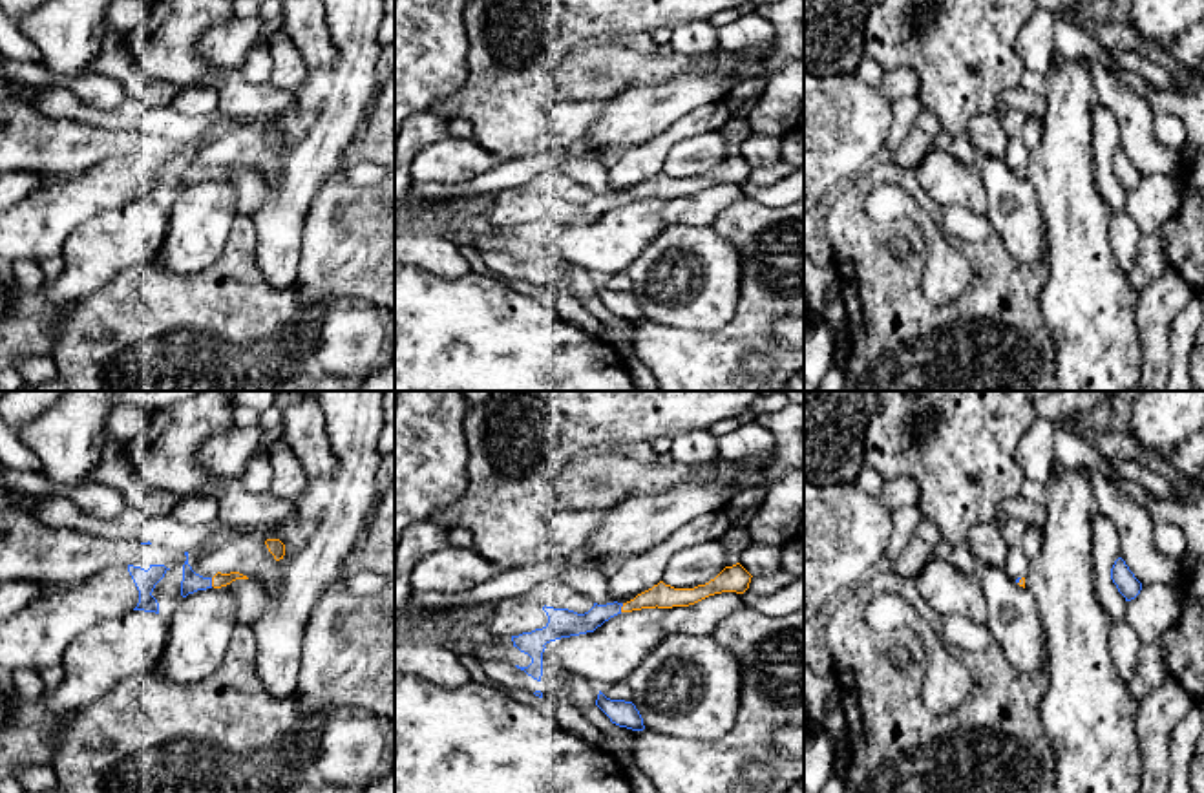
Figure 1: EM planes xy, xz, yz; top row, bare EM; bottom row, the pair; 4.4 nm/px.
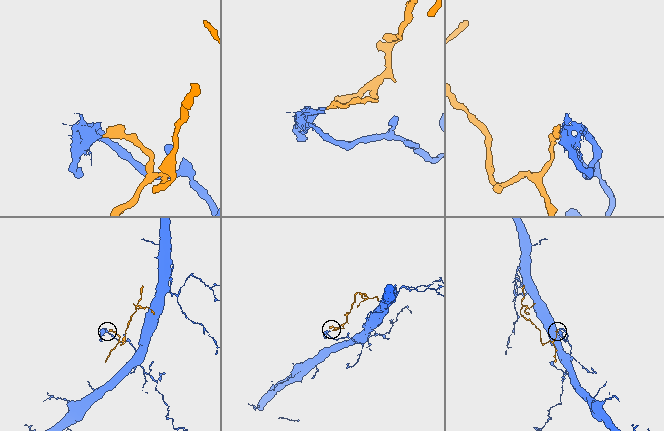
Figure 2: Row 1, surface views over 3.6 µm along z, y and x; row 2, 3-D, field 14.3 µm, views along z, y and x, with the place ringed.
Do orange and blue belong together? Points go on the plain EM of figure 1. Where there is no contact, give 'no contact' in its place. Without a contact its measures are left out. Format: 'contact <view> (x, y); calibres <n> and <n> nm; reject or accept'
contact xy (212, 172); calibres 70 and 90 nm; accept

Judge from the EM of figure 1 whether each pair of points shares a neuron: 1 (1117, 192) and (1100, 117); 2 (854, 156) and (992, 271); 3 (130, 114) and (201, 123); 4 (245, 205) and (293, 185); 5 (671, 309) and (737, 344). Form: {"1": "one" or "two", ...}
{"1": "one", "2": "two", "3": "one", "4": "two", "5": "two"}

